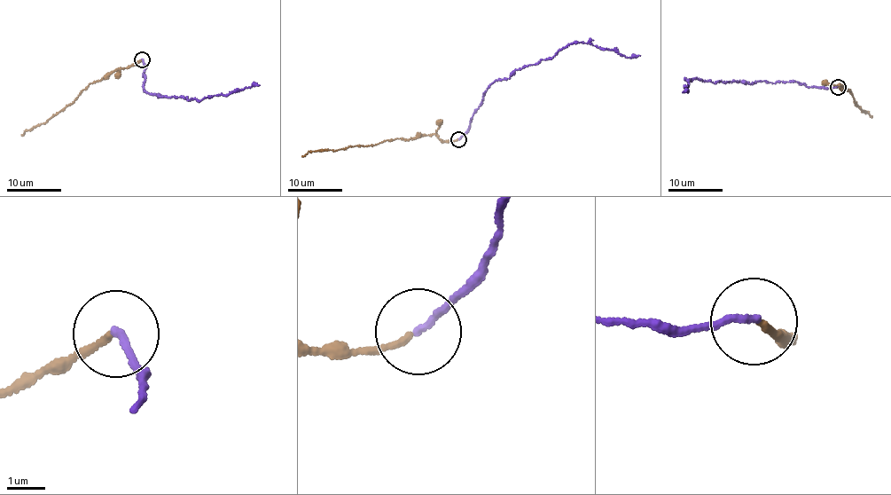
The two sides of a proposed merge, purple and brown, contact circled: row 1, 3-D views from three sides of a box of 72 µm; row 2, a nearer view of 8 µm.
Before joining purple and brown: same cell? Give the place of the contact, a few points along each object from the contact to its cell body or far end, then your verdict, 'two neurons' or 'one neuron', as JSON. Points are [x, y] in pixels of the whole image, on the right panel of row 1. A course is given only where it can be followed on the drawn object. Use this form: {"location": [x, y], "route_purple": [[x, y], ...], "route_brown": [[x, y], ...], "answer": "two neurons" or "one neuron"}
{"location": [838, 87], "route_purple": [[837, 87], [778, 81], [752, 84], [691, 79], [685, 88], [688, 90], [682, 92]], "route_brown": [[838, 87], [842, 89], [840, 84], [848, 90], [861, 111], [872, 117]], "answer": "one neuron"}

